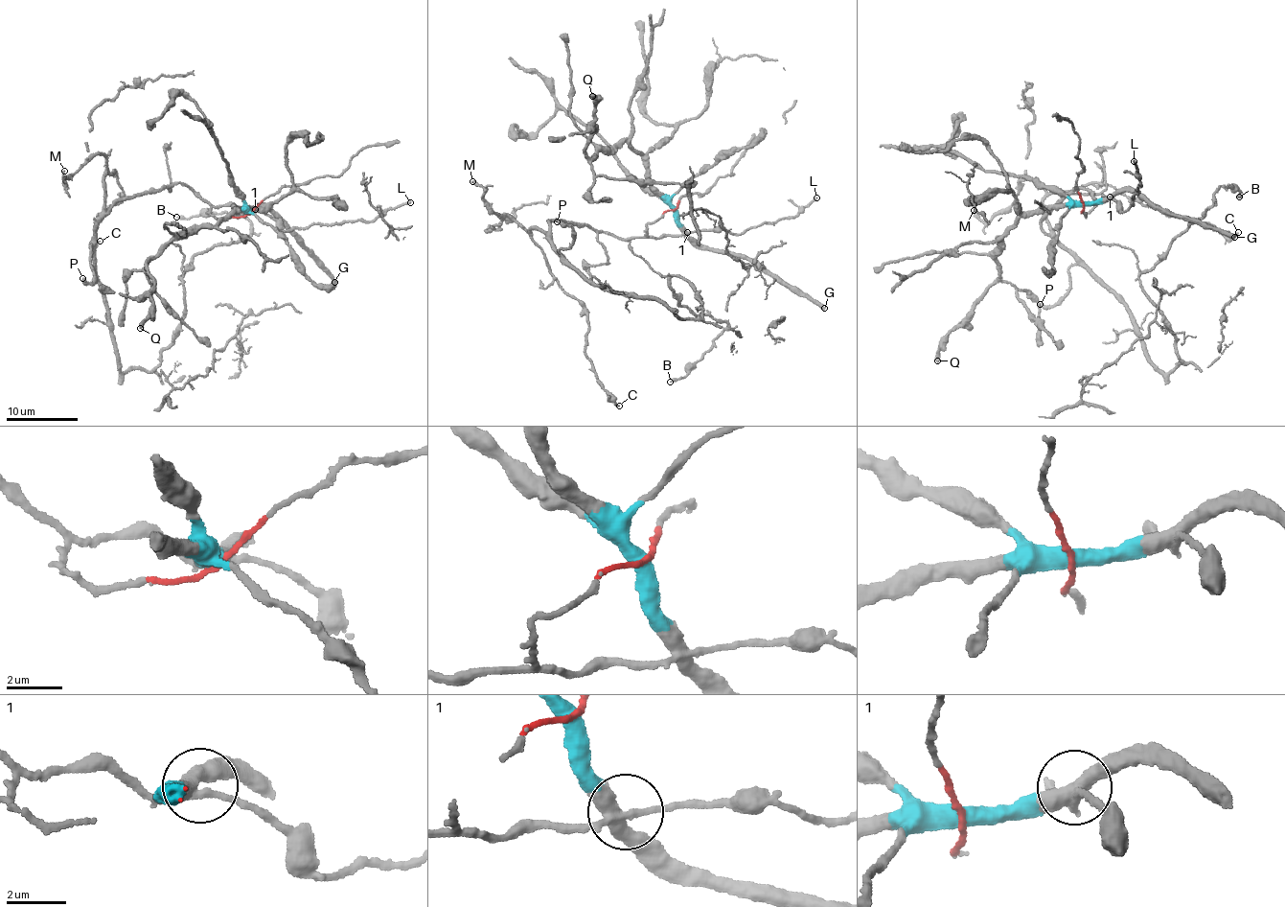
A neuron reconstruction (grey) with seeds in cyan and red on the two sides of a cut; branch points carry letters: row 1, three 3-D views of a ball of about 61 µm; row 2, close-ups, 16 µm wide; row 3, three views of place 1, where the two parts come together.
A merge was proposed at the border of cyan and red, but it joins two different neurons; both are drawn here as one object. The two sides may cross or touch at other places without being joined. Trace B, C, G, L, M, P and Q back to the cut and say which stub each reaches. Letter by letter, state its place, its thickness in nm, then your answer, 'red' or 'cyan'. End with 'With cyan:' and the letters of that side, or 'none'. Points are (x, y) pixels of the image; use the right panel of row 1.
B: at (1239, 197); 320 nm thick; red
C: at (1238, 232); 180 nm thick; red
G: at (1234, 237); 440 nm thick; cyan
L: at (1134, 161); 240 nm thick; red
M: at (974, 210); 190 nm thick; red
P: at (1040, 304); 360 nm thick; red
Q: at (937, 360); 420 nm thick; cyan
With cyan: G, Q

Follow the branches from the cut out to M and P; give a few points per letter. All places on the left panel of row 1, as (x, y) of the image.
M: (249, 213), (216, 219), (180, 183), (121, 197), (107, 213), (103, 155), (93, 155), (64, 185), (64, 171)
P: (249, 213), (216, 219), (195, 191), (172, 183), (121, 197), (95, 232), (95, 277), (92, 283), (82, 277)

